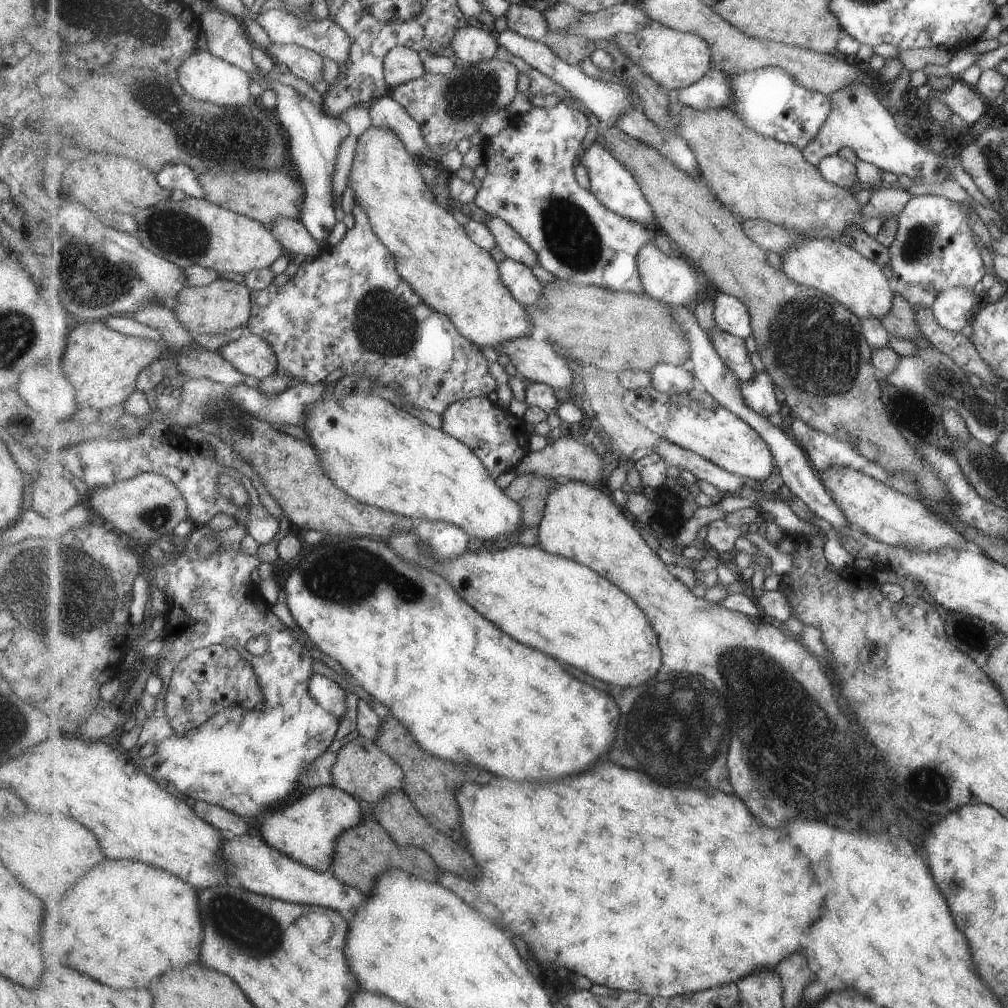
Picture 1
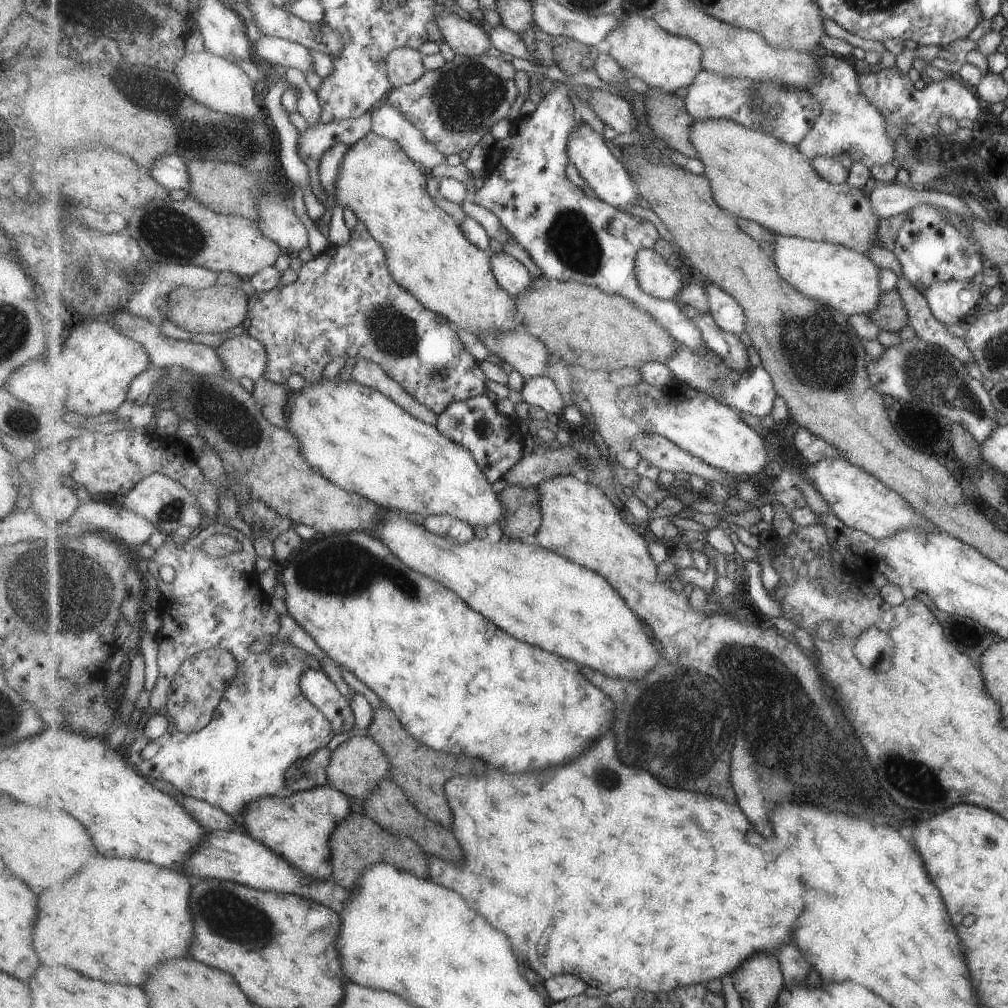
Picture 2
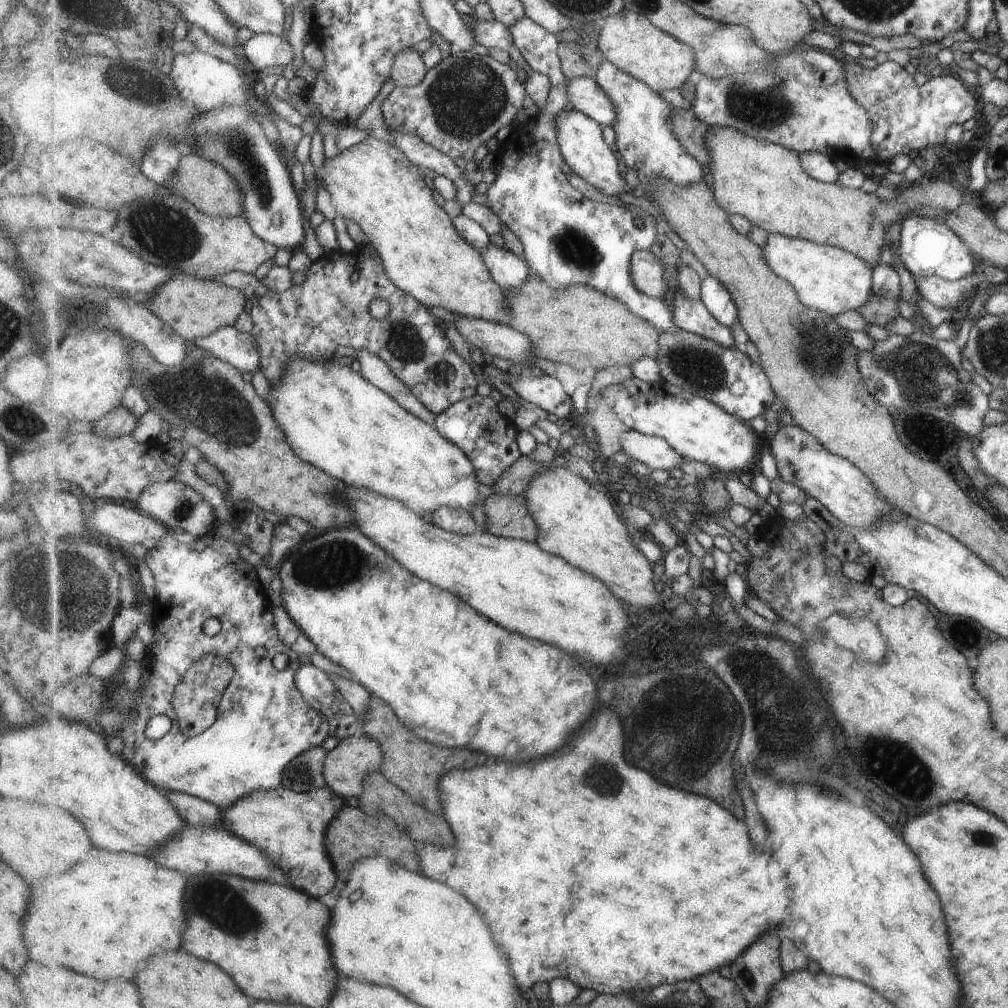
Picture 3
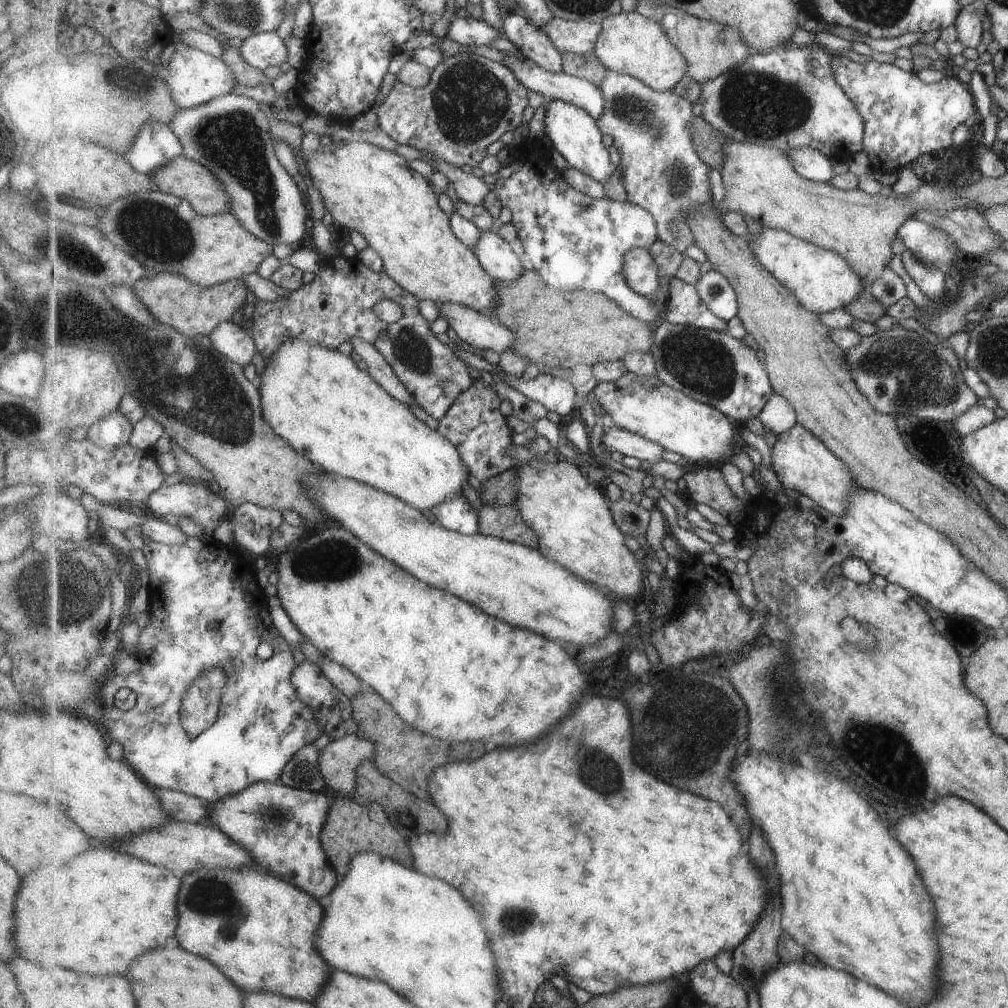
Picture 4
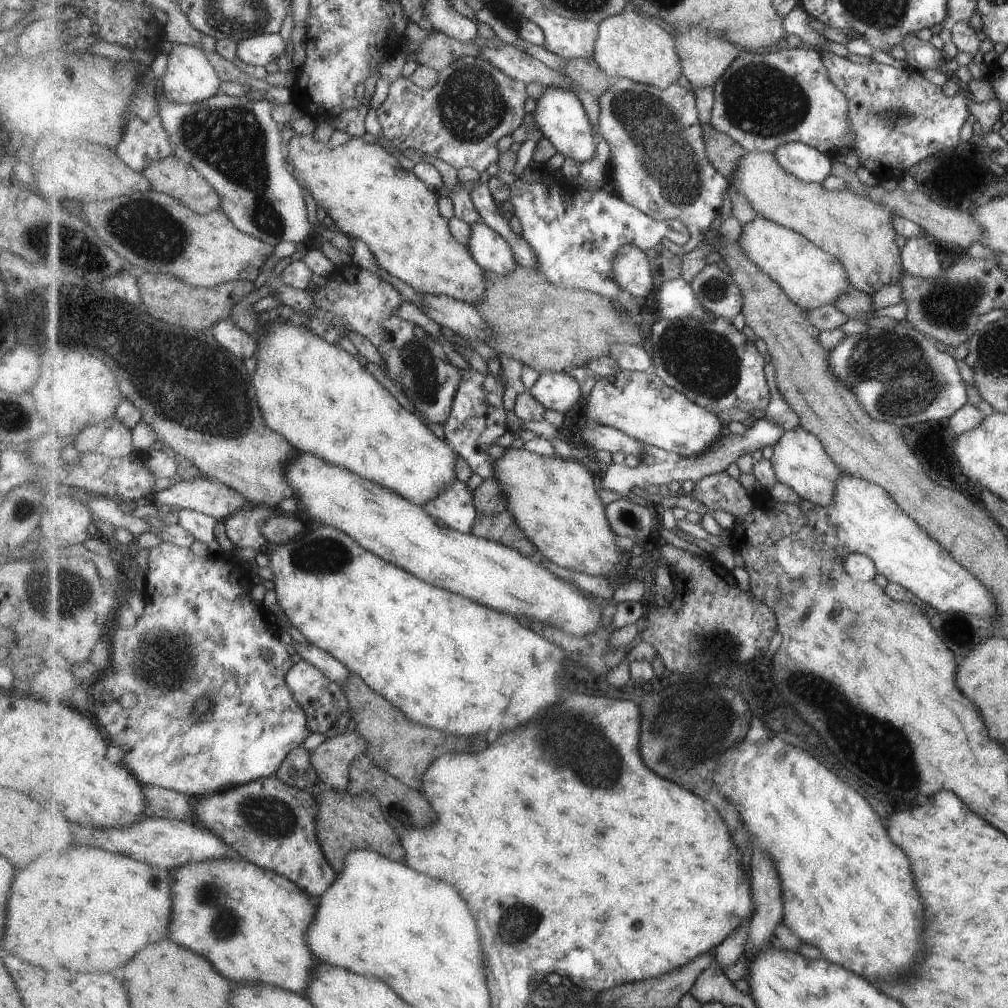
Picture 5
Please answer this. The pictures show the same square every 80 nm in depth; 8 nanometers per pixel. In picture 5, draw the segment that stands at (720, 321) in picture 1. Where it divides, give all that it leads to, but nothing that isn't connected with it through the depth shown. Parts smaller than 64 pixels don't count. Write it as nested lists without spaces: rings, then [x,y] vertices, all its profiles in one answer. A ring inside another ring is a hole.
[[[709,263],[691,282],[701,304],[715,317],[733,319],[742,314],[744,296],[734,276]]]

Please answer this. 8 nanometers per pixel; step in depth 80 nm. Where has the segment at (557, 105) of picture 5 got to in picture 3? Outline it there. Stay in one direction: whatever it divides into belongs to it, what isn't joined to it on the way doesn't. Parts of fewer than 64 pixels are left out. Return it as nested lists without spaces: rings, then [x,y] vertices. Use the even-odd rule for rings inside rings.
[[[571,109],[560,112],[557,132],[561,152],[564,154],[564,162],[571,168],[572,172],[583,178],[587,183],[600,190],[603,194],[617,196],[625,190],[624,164],[618,151],[611,150],[611,146],[603,138],[604,126],[593,120],[589,115]]]

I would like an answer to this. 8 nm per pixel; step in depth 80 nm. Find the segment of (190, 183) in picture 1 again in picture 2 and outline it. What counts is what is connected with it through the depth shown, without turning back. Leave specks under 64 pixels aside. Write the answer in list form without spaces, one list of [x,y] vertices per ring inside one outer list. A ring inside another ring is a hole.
[[[165,155],[159,157],[149,172],[152,177],[161,183],[161,186],[170,191],[177,188],[190,189],[190,172],[187,160],[179,155]]]

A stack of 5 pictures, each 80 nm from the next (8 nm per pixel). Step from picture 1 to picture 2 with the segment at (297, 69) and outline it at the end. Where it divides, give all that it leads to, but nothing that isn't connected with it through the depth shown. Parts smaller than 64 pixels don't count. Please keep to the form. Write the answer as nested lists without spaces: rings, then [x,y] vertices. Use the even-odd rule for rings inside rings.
[[[262,35],[252,43],[251,56],[257,62],[265,61],[270,65],[297,68],[306,74],[313,71],[313,60],[307,49],[289,39]]]

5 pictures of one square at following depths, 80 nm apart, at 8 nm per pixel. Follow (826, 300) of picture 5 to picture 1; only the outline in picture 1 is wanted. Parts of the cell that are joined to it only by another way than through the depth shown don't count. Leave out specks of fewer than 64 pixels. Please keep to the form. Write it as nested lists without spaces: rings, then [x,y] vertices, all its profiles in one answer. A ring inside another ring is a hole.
[[[833,239],[803,240],[793,246],[782,257],[782,272],[799,284],[817,288],[828,296],[837,298],[852,315],[859,319],[875,318],[881,320],[885,314],[892,312],[894,291],[891,280],[885,278],[881,266],[872,259],[857,254],[846,241]]]

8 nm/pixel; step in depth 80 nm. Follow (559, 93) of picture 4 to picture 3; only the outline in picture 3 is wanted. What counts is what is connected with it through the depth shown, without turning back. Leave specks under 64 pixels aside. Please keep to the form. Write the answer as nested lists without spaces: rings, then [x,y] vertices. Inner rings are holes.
[[[568,78],[568,97],[573,109],[589,115],[603,126],[614,126],[618,115],[615,103],[596,79]]]

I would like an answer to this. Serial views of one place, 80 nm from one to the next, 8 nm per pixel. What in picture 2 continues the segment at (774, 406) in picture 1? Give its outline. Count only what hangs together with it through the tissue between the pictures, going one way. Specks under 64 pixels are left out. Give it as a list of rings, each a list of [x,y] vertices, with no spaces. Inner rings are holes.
[[[683,343],[676,346],[676,351],[665,361],[665,364],[679,383],[706,392],[728,407],[737,409],[741,414],[763,418],[773,412],[773,404],[777,400],[778,392],[773,377],[762,365],[735,372],[724,358],[708,345],[695,350]]]

